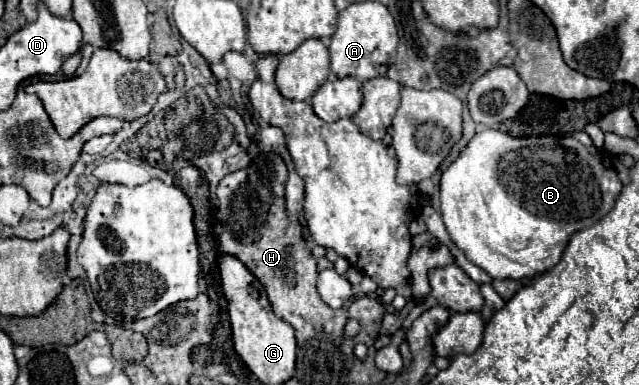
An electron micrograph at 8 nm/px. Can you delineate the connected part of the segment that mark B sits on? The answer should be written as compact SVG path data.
M485 129L477 133L443 171L439 187L445 227L451 241L465 253L465 257L493 279L523 279L555 267L567 247L569 235L595 225L607 215L623 185L605 151L593 145L585 147L571 135L513 137L499 129Z

